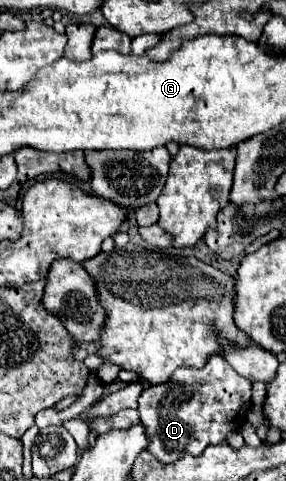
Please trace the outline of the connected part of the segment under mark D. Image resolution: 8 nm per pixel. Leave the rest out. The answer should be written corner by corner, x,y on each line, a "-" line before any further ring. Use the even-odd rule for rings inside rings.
211,355
203,369
193,367
179,367
169,381
145,387
145,391
139,397
139,419
147,429
149,447
147,451
155,455
161,463
173,463
183,453
201,455
205,447
221,443
231,431
239,431
245,423
245,415
251,407
251,381
237,375
237,371
225,361
223,355

